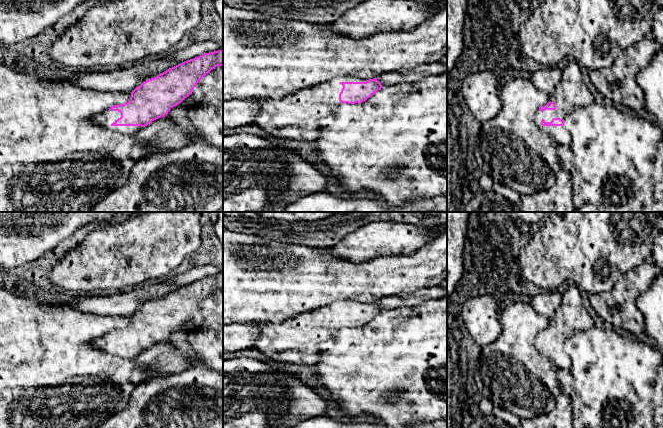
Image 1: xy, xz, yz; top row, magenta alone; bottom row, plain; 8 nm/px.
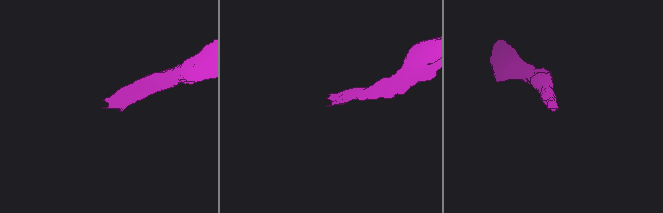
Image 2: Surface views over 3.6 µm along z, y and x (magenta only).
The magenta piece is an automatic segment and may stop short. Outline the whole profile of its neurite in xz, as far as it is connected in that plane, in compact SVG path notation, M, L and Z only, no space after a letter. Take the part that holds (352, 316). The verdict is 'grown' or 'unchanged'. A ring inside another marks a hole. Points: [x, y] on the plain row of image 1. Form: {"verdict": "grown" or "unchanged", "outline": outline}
{"verdict": "grown", "outline": "M337 300L329 306L317 309L284 320L279 323L259 322L258 339L252 348L262 352L266 361L271 363L286 363L314 366L320 360L320 344L328 340L343 327L362 327L383 312L381 307L374 303L361 303L353 300Z"}

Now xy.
{"verdict": "grown", "outline": "M222 271L218 275L204 277L184 285L156 301L148 303L131 316L128 326L111 330L107 335L96 339L93 345L97 349L117 357L135 358L152 345L167 339L172 331L177 330L187 322L195 309L217 290L223 290Z"}

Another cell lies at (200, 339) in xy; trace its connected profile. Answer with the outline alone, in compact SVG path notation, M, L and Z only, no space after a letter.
M217 290L214 293L212 293L208 298L206 298L193 312L192 317L185 322L181 327L179 327L177 330L174 330L170 333L167 339L164 340L164 342L169 342L172 346L174 346L176 349L180 351L181 354L183 354L186 358L188 358L191 363L189 367L197 362L204 363L209 369L215 370L218 373L223 374L223 290Z

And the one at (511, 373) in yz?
M513 303L500 310L499 320L502 326L500 336L492 344L481 348L476 365L474 380L481 396L519 419L528 419L552 411L556 398L562 393L562 386L557 378L558 367L535 346L538 333L549 326L549 318L536 312L529 303Z

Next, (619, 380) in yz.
M611 326L574 331L564 343L571 359L575 392L581 400L581 415L589 428L663 428L663 354Z

